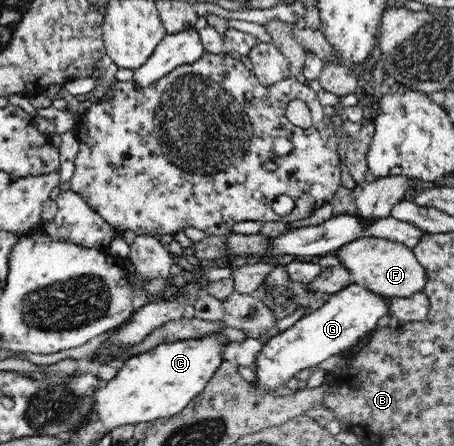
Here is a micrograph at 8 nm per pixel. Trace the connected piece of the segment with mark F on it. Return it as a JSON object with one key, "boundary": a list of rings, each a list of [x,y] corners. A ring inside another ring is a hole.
{"boundary":[[[362,237],[350,241],[336,251],[340,263],[350,270],[355,284],[377,296],[411,298],[423,293],[428,273],[416,258],[414,251],[406,245],[383,237]]]}

